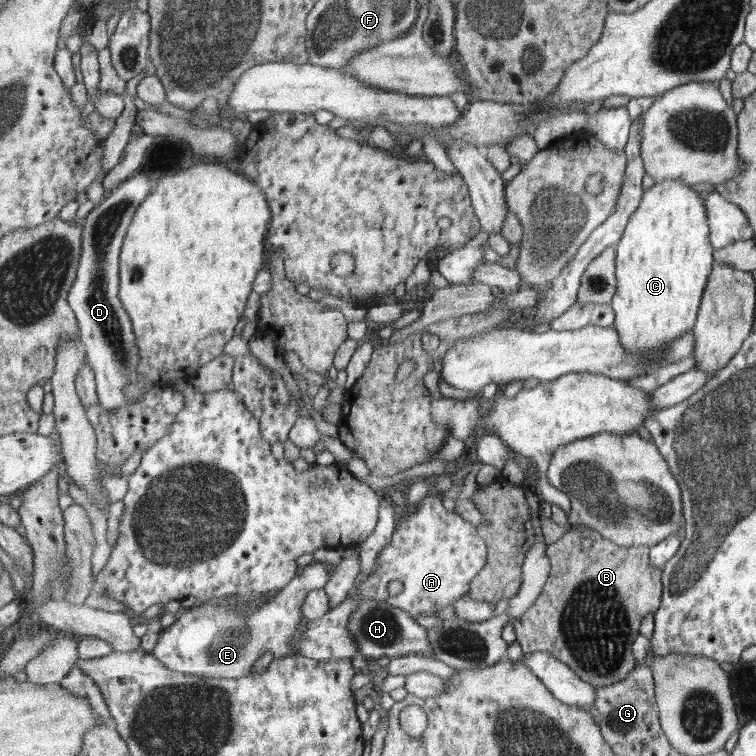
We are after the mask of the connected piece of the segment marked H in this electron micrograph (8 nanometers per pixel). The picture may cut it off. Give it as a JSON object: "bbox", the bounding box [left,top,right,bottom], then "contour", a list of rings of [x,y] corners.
{"bbox":[349,600,434,659],"contour":[[[362,600],[358,604],[358,610],[353,612],[349,622],[353,638],[360,647],[362,659],[380,659],[383,656],[389,659],[402,658],[409,654],[434,658],[432,647],[429,645],[429,631],[423,626],[418,626],[413,616],[405,610],[393,608],[388,602],[376,602],[376,600]]]}

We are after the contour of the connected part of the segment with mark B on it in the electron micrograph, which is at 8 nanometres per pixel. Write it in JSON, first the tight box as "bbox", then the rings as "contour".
{"bbox":[513,530,664,687],"contour":[[[571,530],[565,538],[550,544],[547,554],[551,558],[552,572],[543,593],[524,617],[513,623],[523,655],[551,653],[597,687],[627,679],[638,666],[633,650],[640,635],[639,628],[645,616],[654,615],[661,607],[664,595],[663,569],[655,568],[650,562],[650,547],[625,548],[602,537],[595,538],[590,551],[585,551],[580,539],[577,540],[577,532]]]}

